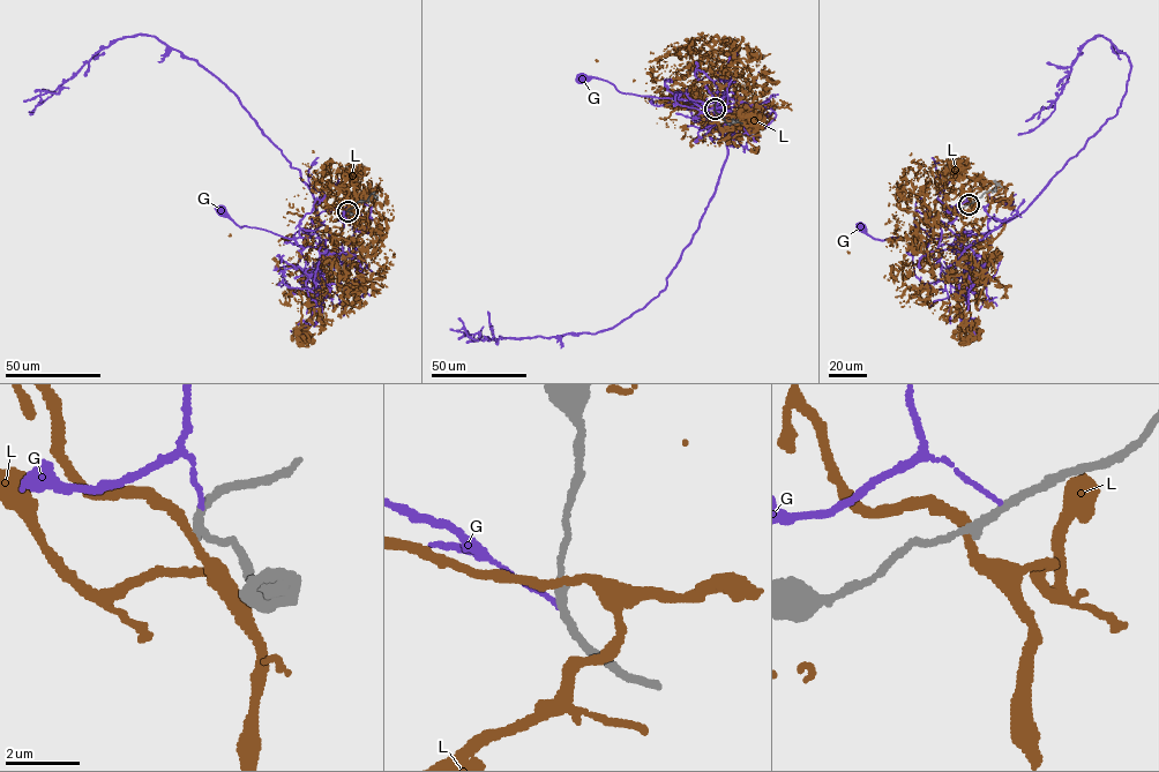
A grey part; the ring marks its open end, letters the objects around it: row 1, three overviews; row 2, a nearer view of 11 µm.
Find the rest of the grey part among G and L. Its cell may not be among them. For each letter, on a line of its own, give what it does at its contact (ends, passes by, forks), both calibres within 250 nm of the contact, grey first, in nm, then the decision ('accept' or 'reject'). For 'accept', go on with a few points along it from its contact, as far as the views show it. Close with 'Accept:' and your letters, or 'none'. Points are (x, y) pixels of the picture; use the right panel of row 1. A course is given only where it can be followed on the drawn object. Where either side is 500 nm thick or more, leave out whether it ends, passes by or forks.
G: it ends | 220/90 nm | reject
L: it passes by | 200/240 nm | reject
Accept: none

